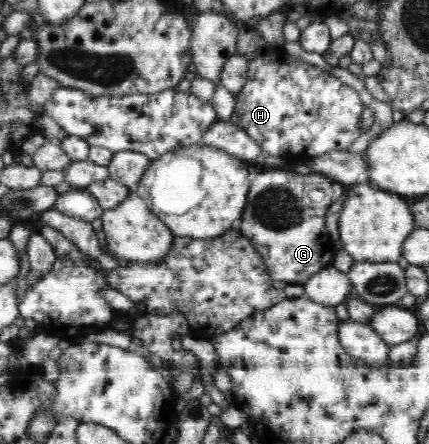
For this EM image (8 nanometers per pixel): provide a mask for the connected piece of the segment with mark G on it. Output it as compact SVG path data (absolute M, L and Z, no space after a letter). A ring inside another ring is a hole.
M285 159L273 166L273 170L260 169L253 175L239 231L266 262L272 281L303 285L317 271L333 265L335 241L330 240L325 230L325 215L328 207L345 195L344 187L316 171L307 175L294 172L295 160ZM312 189L316 191L314 199L308 196Z

